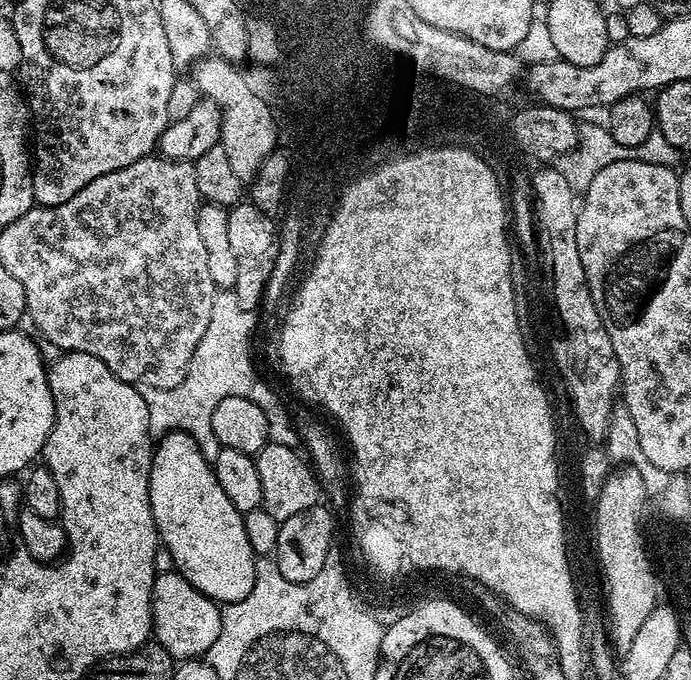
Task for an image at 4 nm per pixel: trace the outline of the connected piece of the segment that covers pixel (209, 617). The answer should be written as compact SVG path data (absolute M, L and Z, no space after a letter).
M178 571L157 572L152 587L152 636L169 652L173 661L203 657L218 642L222 630L221 605L202 594Z

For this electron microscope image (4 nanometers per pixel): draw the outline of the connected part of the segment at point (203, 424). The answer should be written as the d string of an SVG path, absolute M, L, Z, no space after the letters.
M232 290L217 291L214 306L210 306L210 326L206 326L206 334L202 334L202 342L198 342L198 350L194 350L194 358L190 358L190 366L186 370L186 378L173 388L152 388L148 384L139 385L142 398L150 414L150 426L153 437L167 436L169 432L183 430L197 441L211 441L214 436L210 410L215 408L222 398L237 396L250 398L254 406L262 406L262 414L266 414L268 423L268 439L278 446L290 446L299 449L302 441L293 417L288 417L282 401L276 392L256 373L252 365L252 319L253 313L242 310L236 301L236 293Z

